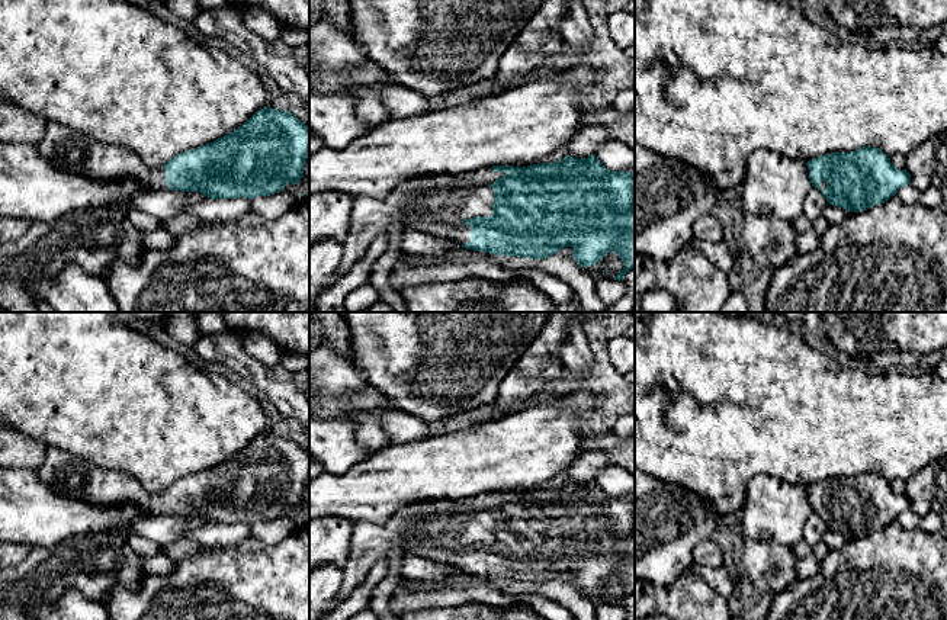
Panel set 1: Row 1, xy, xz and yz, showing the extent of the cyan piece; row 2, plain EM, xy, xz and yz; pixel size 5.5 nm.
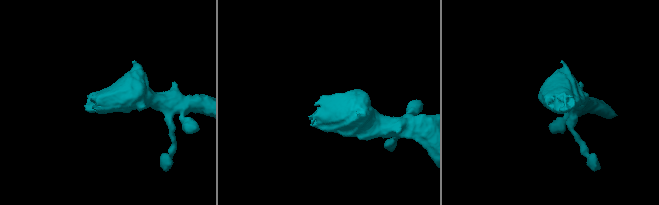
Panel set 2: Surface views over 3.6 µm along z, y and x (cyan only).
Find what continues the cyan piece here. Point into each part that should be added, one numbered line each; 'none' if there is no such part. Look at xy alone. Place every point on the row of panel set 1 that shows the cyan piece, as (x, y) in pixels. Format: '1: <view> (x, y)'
1: xy (67, 150)

